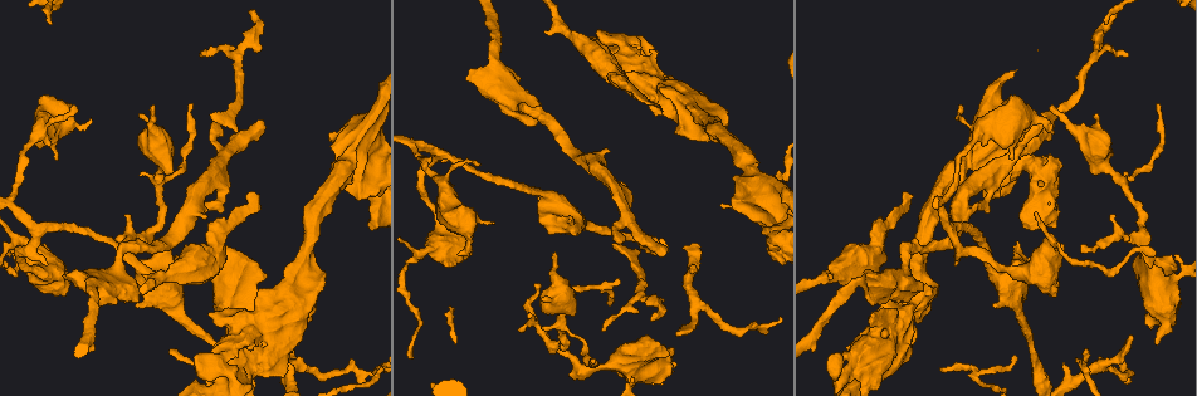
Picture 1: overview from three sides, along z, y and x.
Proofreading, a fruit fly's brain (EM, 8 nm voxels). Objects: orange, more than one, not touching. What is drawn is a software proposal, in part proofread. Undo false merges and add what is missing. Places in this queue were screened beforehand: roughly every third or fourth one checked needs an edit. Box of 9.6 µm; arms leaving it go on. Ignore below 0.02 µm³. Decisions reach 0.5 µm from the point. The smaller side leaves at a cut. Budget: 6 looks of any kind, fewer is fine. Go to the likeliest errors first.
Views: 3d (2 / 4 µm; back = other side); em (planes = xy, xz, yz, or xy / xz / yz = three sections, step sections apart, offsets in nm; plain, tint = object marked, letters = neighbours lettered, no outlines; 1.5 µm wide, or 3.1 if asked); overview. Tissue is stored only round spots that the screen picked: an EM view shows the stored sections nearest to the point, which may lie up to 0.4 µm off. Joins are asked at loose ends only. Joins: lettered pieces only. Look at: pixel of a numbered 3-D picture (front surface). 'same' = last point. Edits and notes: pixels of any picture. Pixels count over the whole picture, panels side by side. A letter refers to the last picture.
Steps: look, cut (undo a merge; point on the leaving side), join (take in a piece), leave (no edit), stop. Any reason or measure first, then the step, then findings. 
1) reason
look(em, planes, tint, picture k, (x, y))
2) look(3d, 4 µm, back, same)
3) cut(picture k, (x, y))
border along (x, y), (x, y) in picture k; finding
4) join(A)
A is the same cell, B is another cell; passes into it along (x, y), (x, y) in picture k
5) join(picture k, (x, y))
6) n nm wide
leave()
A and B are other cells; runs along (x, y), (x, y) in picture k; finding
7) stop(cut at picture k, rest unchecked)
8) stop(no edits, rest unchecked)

look(3d, 2 µm, picture 1, (467, 76))

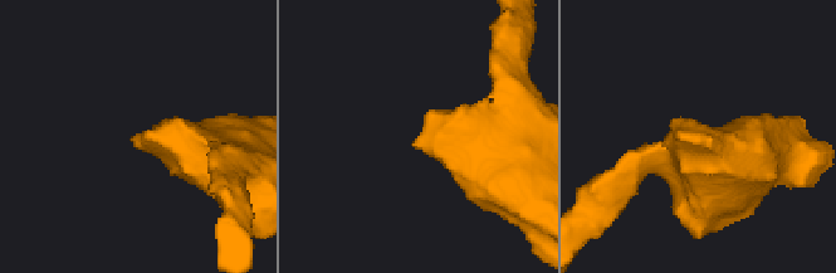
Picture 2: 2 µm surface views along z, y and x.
now the EM
look(em, xz, step 8, tint, picture 2, (412, 141))

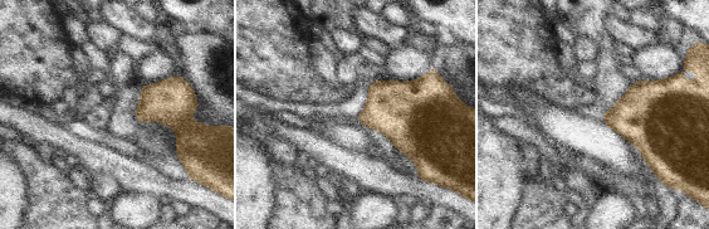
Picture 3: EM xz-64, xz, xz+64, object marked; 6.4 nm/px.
look(em, planes, letters, same)

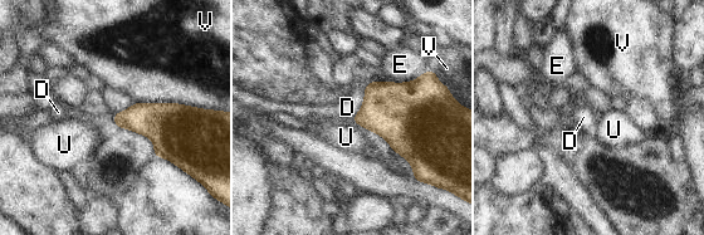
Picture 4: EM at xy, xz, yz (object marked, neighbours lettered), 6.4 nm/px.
V touches over 420 nm
leave()
D, E, U and V are other cells; border along (374, 81), (350, 121) in picture 4; none of them fits

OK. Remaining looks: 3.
abrupt turn
look(em, planes, letters, picture 1, (12, 204))

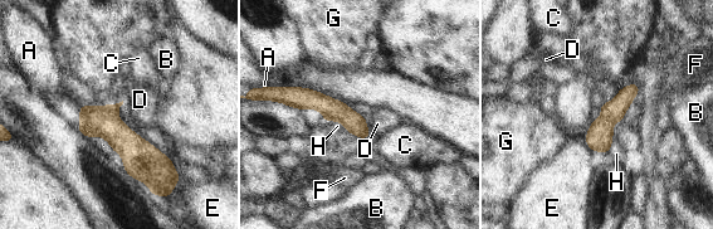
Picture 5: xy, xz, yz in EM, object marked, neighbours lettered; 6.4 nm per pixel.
140 nm wide; E touches over 220 nm
leave()
A, B, C, D, E, F, G and H are other cells; continuous, no second neuron

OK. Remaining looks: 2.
thin end
look(em, planes, letters, picture 1, (961, 104))

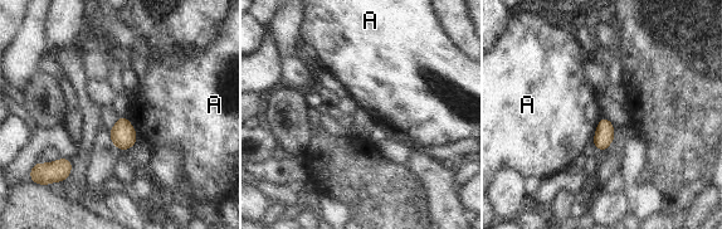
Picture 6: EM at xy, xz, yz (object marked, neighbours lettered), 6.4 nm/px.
leave()
A is another cell; border along (603, 116), (595, 131), (593, 147) in picture 6; no lettered piece goes on from it

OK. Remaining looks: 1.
stop(no edits, rest unchecked)

